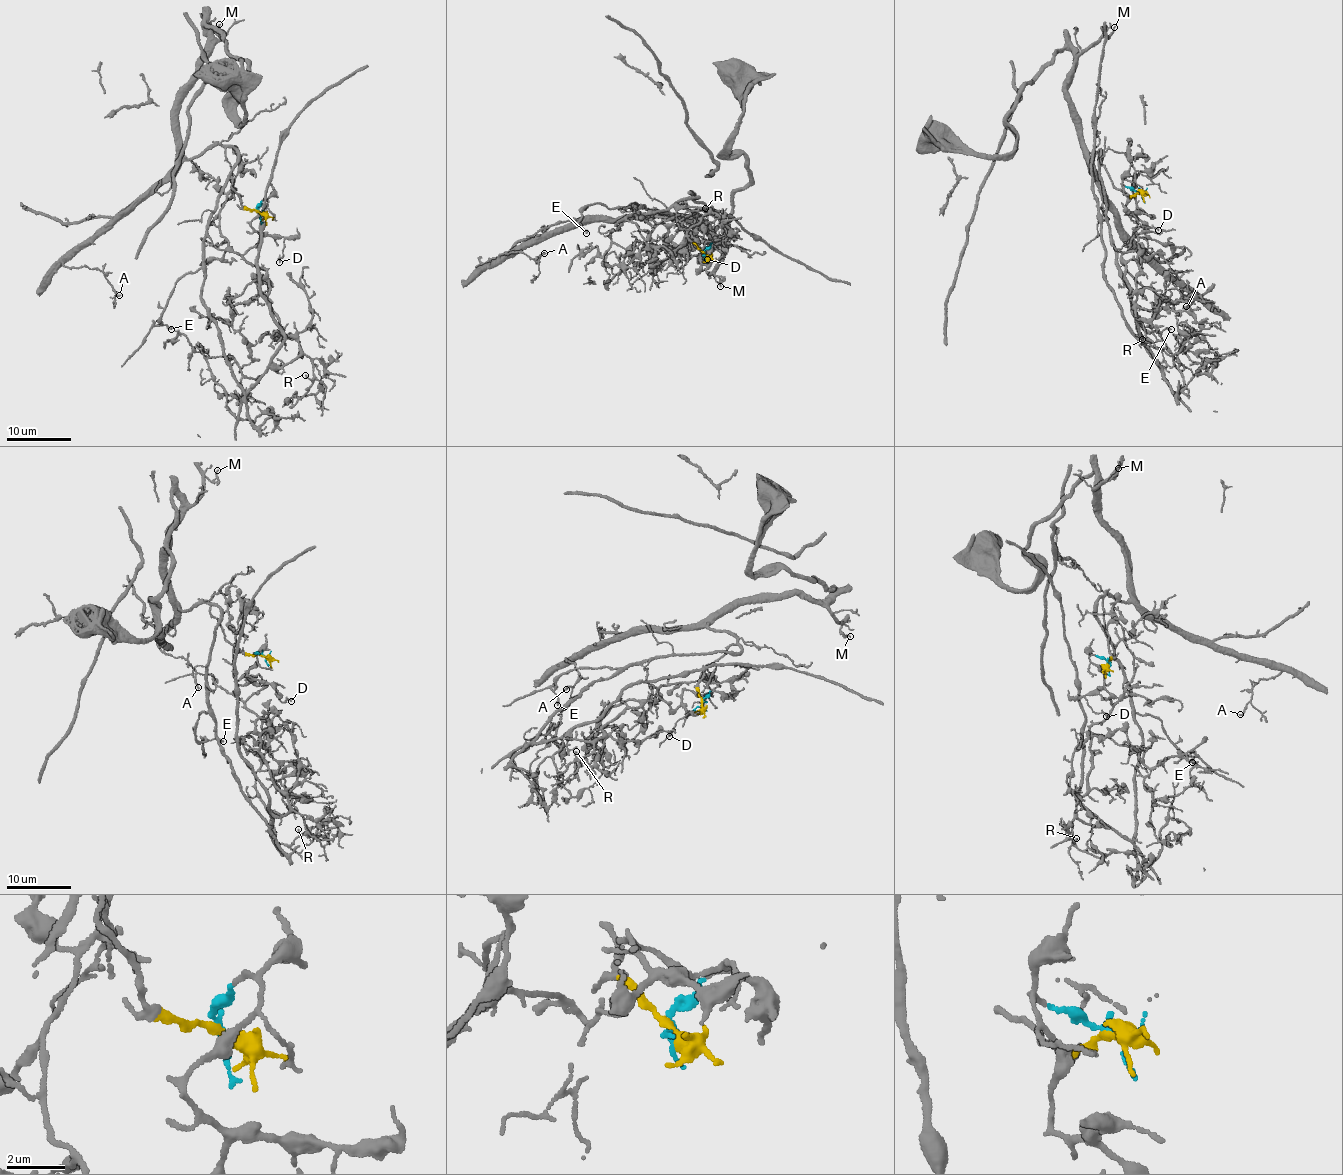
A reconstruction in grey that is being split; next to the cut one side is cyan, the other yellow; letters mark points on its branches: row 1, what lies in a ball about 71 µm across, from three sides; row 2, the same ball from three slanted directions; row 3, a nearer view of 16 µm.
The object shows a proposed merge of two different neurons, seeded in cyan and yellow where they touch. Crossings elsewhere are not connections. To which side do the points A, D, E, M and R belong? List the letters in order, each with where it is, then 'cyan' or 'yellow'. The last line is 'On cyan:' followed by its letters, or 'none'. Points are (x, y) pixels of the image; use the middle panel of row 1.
A: at (544, 253); yellow
D: at (707, 259); cyan
E: at (586, 233); yellow
M: at (720, 286); yellow
R: at (705, 208); cyan
On cyan: D, R

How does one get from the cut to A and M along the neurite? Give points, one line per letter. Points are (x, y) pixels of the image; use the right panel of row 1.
A: (1141, 193), (1113, 185), (1096, 153), (1121, 226), (1185, 296), (1186, 288), (1187, 307)
M: (1141, 193), (1128, 196), (1113, 185), (1096, 153), (1094, 176), (1081, 125), (1067, 96), (1080, 56), (1115, 26)

